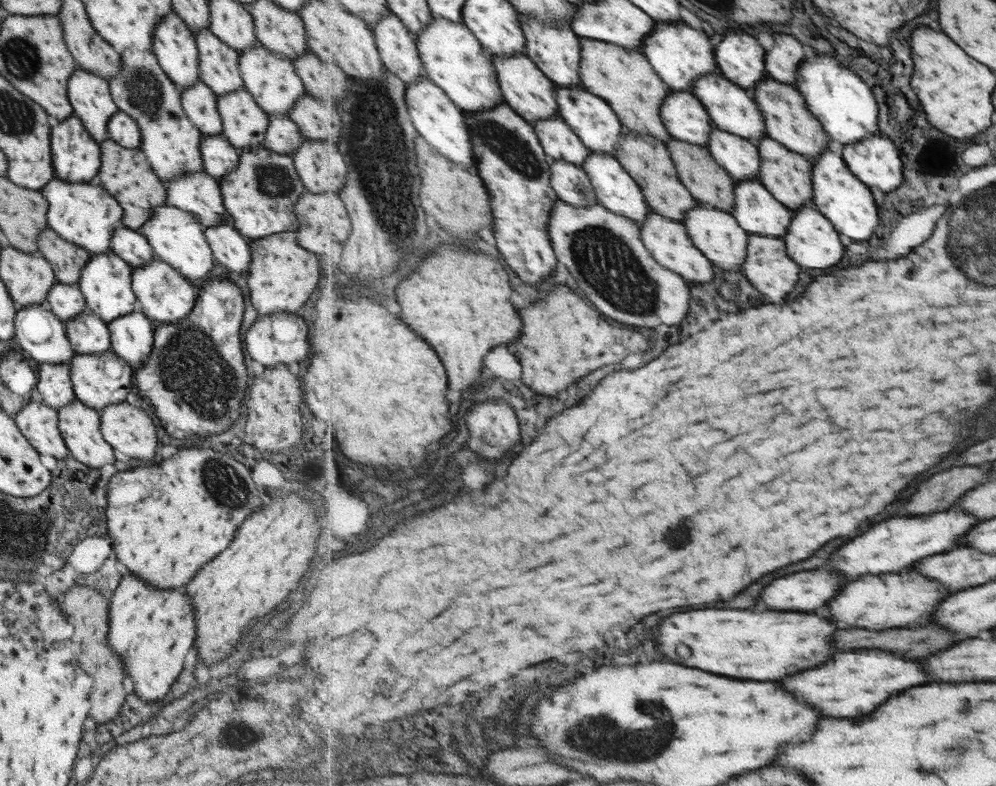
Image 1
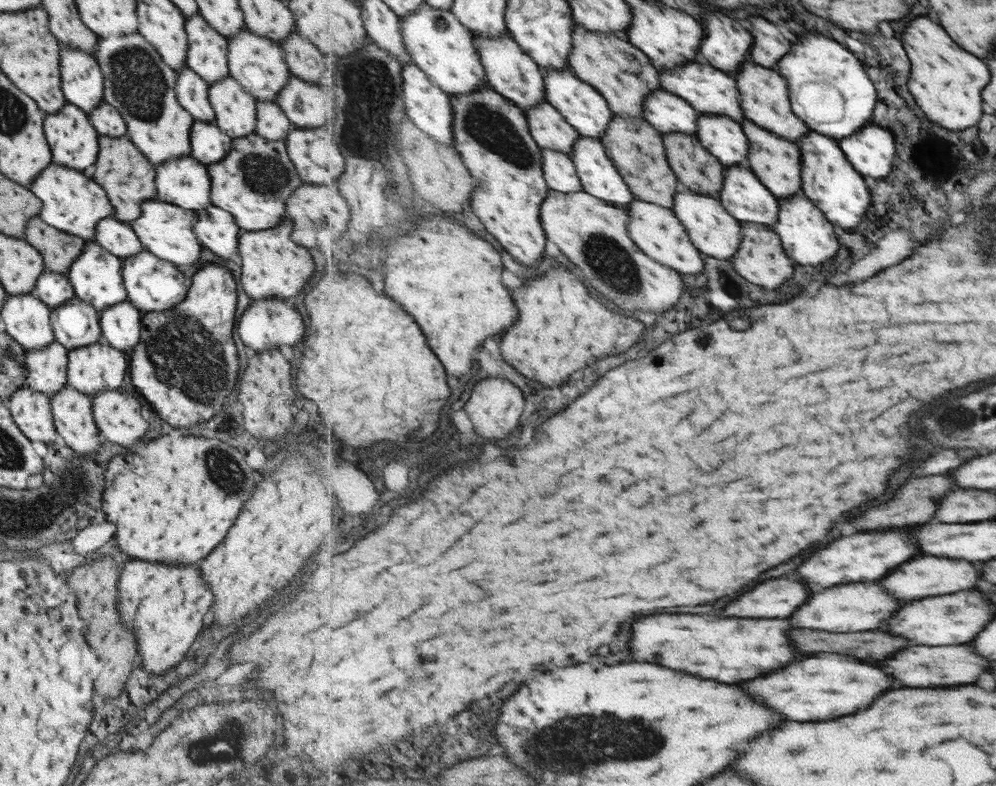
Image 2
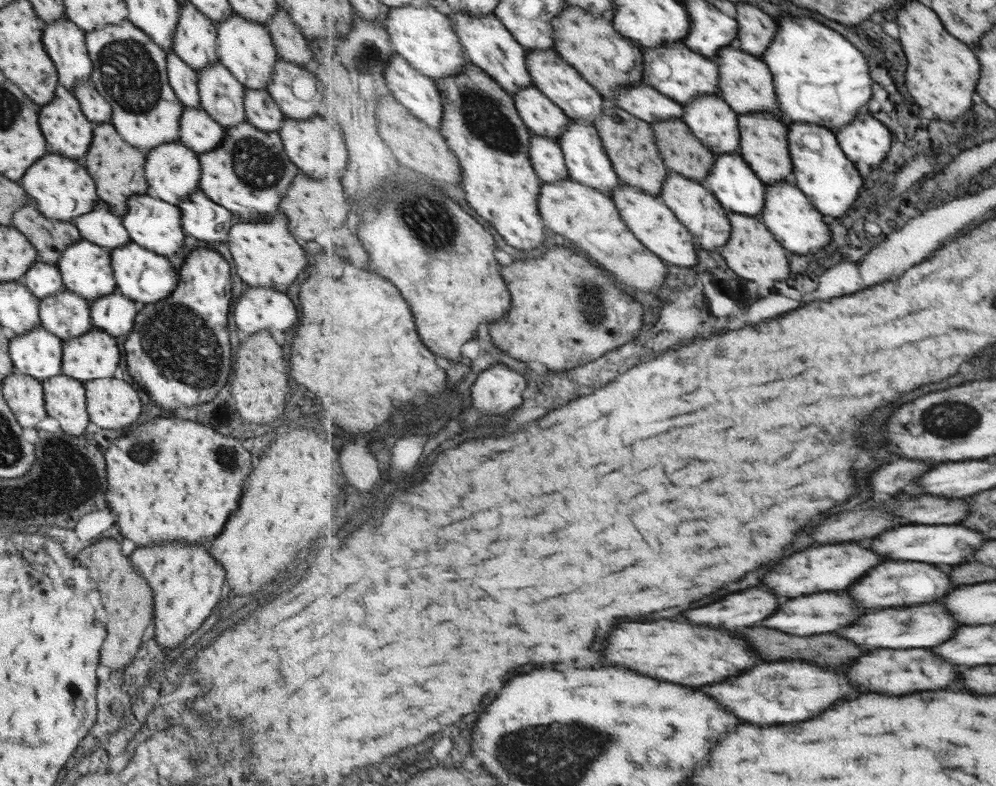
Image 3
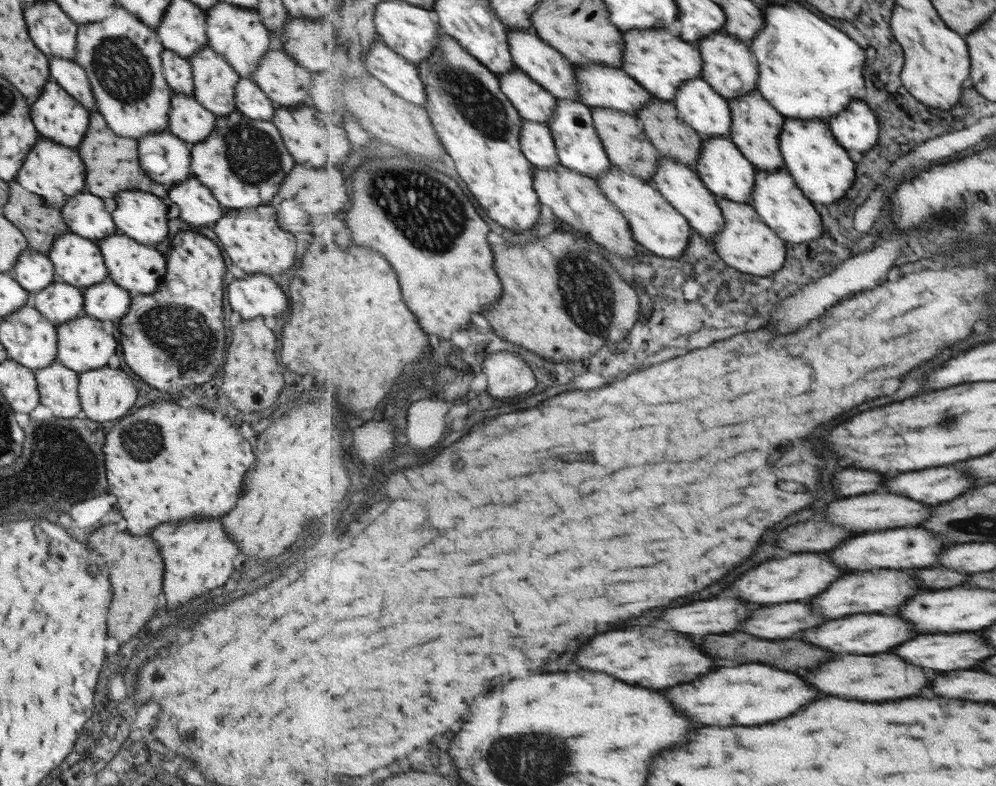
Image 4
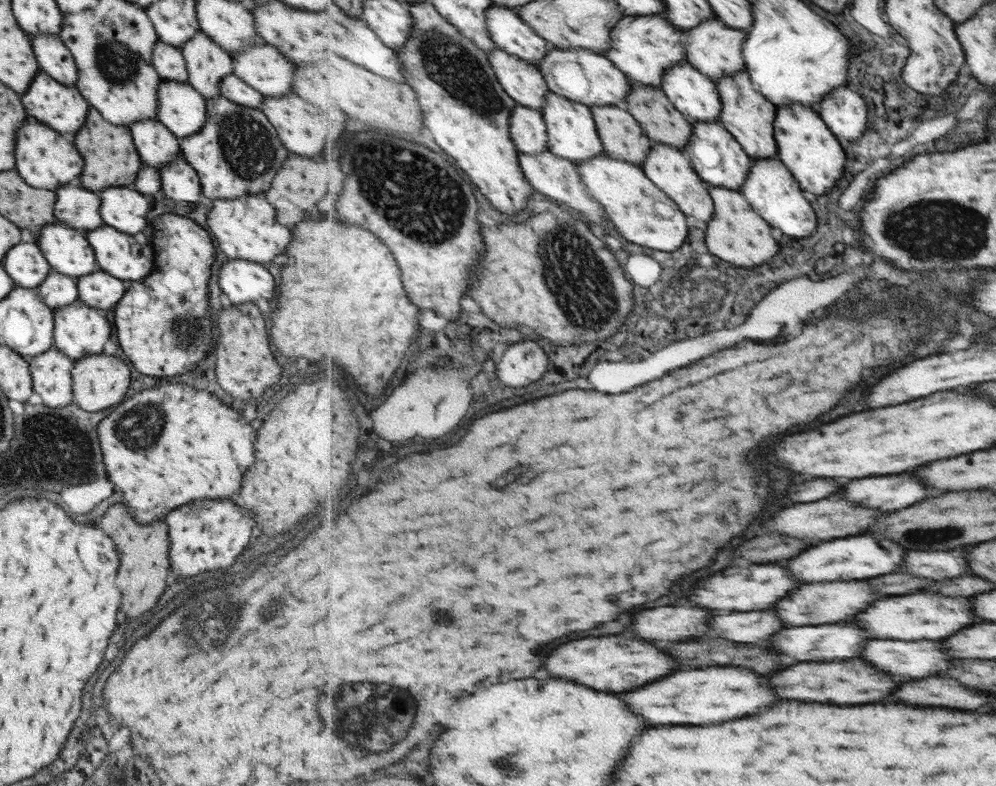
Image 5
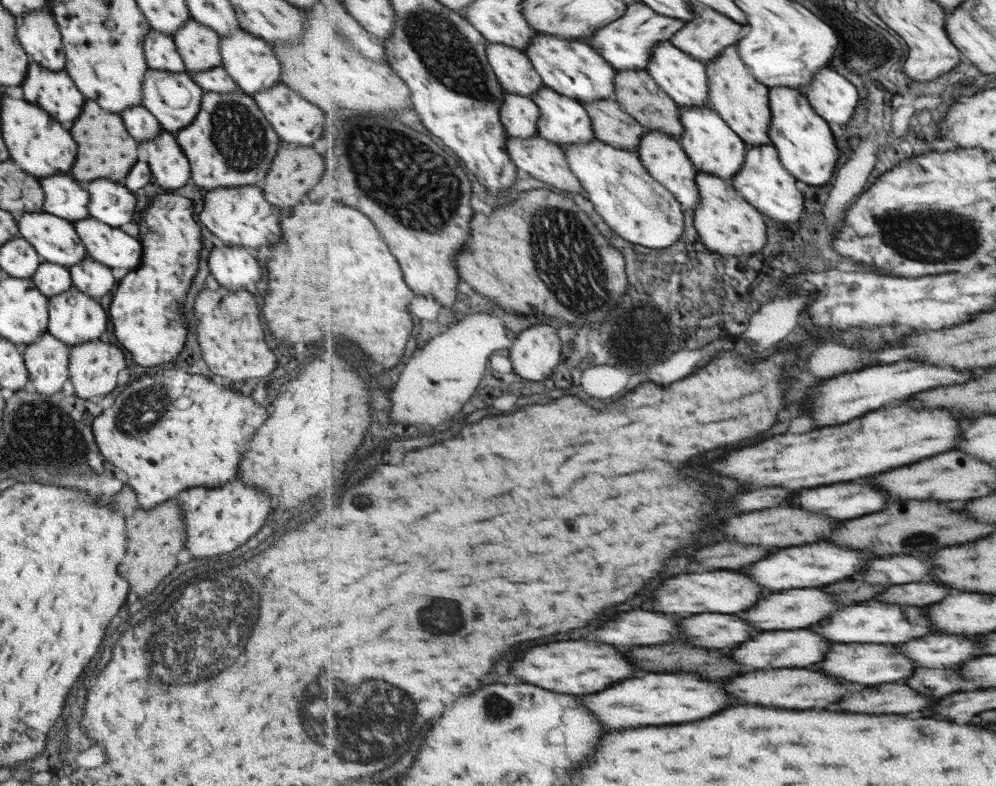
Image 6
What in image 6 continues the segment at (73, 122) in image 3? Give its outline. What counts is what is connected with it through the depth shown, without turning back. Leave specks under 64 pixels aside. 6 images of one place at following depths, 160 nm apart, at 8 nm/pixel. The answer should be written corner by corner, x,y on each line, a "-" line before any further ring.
29,60
27,72
20,87
22,98
43,108
57,122
73,122
81,112
84,96
76,89
64,70
45,70

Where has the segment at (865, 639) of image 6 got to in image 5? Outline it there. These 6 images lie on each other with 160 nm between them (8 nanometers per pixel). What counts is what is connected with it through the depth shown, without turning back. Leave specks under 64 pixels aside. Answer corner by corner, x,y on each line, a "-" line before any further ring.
935,594
895,596
873,602
873,606
869,606
865,614
857,614
853,622
867,630
873,638
881,640
939,640
977,622
977,618
969,612
969,602
969,598
947,598

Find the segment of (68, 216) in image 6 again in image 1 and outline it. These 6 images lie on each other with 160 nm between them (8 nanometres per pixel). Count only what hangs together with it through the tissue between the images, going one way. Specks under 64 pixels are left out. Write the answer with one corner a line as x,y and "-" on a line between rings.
123,226
112,230
110,250
132,269
147,264
155,258
146,238
141,236
137,230

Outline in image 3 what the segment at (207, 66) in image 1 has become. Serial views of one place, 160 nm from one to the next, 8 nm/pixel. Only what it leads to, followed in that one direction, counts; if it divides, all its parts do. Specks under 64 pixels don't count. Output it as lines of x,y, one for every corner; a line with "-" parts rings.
189,1
182,2
171,51
198,72
217,61
216,42
215,24
201,15

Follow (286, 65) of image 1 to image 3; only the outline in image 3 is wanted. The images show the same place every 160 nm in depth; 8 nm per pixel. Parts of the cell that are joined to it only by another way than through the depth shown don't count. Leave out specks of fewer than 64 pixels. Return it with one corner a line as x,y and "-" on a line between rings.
233,13
223,22
216,24
217,61
244,87
244,89
265,89
273,74
272,66
279,58
265,26
247,21

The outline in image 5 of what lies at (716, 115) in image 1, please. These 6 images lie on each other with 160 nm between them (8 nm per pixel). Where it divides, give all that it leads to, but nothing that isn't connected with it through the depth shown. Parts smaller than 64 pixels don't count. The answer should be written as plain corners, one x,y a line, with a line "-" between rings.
624,15
622,20
612,30
612,43
606,50
606,56
613,60
615,66
625,70
633,80
649,84
651,86
661,86
661,78
665,68
677,64
677,62
688,61
688,51
681,30
677,30
673,24
667,22
667,18
661,15

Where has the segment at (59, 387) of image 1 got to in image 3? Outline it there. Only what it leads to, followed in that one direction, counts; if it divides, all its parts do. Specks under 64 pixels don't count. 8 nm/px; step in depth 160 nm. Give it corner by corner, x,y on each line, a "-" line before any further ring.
40,324
8,340
13,368
39,382
61,373
62,340

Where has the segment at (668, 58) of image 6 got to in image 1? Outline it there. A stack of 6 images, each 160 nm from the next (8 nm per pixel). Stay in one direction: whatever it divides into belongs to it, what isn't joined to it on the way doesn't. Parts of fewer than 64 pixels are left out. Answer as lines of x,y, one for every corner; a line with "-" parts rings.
715,128
707,147
735,181
760,179
760,148
742,136

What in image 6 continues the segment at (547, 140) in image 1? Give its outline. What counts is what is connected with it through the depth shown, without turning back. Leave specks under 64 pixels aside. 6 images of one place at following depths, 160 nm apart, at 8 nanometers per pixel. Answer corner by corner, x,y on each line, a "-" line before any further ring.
488,43
488,59
506,92
533,98
544,84
525,50
504,44

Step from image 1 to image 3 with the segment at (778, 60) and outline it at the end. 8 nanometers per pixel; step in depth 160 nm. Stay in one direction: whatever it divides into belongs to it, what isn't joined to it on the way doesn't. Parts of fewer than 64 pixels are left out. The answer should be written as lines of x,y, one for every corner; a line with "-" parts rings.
737,4
739,38
737,45
748,53
761,58
765,50
776,41
777,22
763,10
751,4

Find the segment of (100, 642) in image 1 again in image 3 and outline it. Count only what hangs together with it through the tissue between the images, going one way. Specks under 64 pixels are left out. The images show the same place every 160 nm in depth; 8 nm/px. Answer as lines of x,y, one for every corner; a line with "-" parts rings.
103,538
91,546
86,546
75,554
75,561
81,568
87,568
87,574
95,584
101,594
101,604
107,612
107,636
101,644
101,656
99,662
109,666
109,668
123,668
129,664
133,654
137,652
137,646
141,642
143,630
151,620
153,604
151,604
151,590
131,566
131,562
123,556
119,550
117,542
111,538

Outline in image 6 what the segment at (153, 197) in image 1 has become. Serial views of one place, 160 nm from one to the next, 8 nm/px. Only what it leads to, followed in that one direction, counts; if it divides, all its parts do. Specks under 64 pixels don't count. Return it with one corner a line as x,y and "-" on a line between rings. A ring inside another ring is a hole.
84,100
81,116
75,118
69,130
77,144
77,156
71,166
71,177
79,184
88,183
95,178
107,178
107,180
125,178
125,174
129,172
137,156
141,156
137,142
125,132
124,124
121,124
119,118
120,115
101,110
96,102
-
79,180
85,180
85,182
79,182

